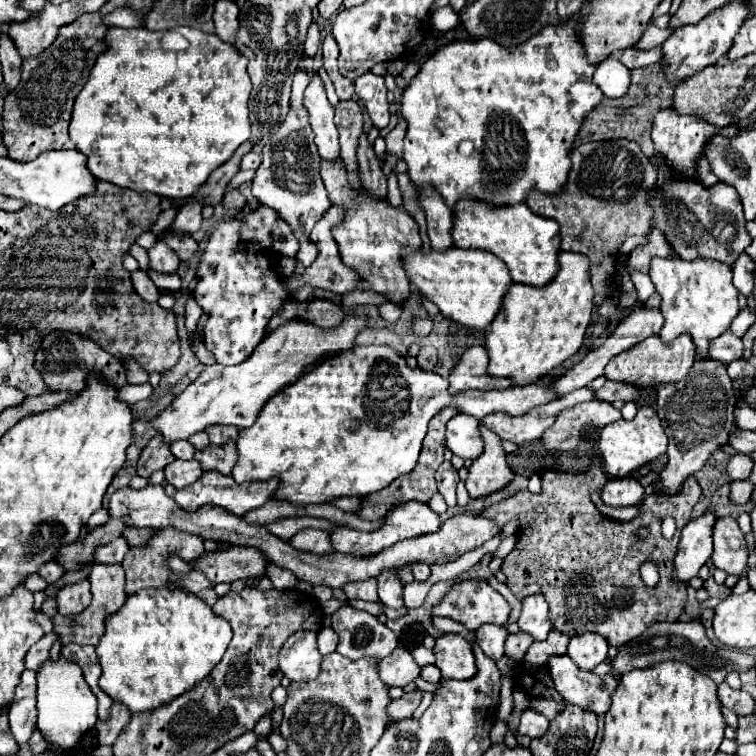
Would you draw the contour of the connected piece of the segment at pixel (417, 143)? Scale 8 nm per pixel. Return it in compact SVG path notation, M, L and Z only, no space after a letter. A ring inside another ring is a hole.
M584 1L580 5L580 9L570 15L564 17L558 25L544 25L534 37L530 37L528 41L520 43L520 45L512 45L512 47L504 47L488 37L480 37L480 39L466 39L466 41L452 41L444 47L440 47L422 67L420 71L412 77L410 85L404 89L402 93L402 117L406 119L406 137L404 137L404 161L408 165L408 175L412 179L412 183L420 189L424 185L432 185L442 199L446 201L446 205L452 209L456 199L472 195L476 199L484 199L490 205L512 205L512 203L522 203L526 199L526 193L530 189L538 189L542 193L560 193L568 169L570 169L570 161L568 161L568 153L572 151L572 141L582 125L582 119L586 117L588 111L592 111L600 101L602 101L602 91L598 85L592 83L592 75L596 71L594 63L588 63L588 57L584 53L584 45L580 41L580 35L576 33L576 25L584 19L584 15L590 11L590 1ZM462 141L470 141L472 143L472 153L462 155L460 153L460 143Z

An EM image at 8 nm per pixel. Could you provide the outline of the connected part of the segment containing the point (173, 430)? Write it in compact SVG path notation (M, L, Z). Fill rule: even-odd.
M348 313L340 325L332 329L318 327L310 321L292 319L282 323L278 329L268 333L262 343L254 349L254 353L242 361L240 365L224 367L220 363L206 365L204 371L192 381L174 401L158 413L152 421L154 429L158 429L164 441L172 443L176 439L188 439L190 435L204 431L208 425L236 425L236 427L250 427L258 419L260 409L264 403L280 391L284 385L292 383L300 373L320 361L328 351L346 351L354 347L356 337L368 327L366 315L352 315Z

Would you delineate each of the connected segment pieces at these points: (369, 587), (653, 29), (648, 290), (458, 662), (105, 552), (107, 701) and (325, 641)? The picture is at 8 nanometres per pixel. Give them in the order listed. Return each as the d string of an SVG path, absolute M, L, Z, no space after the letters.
M376 579L354 581L344 585L344 593L348 599L362 599L362 601L378 601L376 597Z
M648 25L646 31L644 31L644 35L642 35L642 39L640 39L636 45L638 45L640 49L652 49L652 47L656 47L656 45L662 45L672 33L674 33L674 29L662 31L662 29L658 29L656 25Z
M632 273L630 277L634 281L634 287L636 287L636 293L638 293L638 301L644 303L654 293L654 285L652 285L650 277L644 275L644 273Z
M446 633L438 637L432 651L444 679L470 679L476 673L474 653L460 635Z
M118 537L116 541L110 541L108 545L102 545L98 551L96 551L96 557L94 561L96 563L122 563L126 553L130 551L130 545L124 537Z
M96 691L96 697L98 697L98 717L100 717L100 719L108 719L112 699L110 699L104 691Z
M324 627L318 631L318 649L322 655L336 651L336 645L338 645L338 637L330 627Z

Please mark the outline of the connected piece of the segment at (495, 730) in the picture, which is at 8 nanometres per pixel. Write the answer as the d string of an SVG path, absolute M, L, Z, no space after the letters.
M497 720L490 731L490 740L492 743L502 743L507 732L507 725L501 720Z

